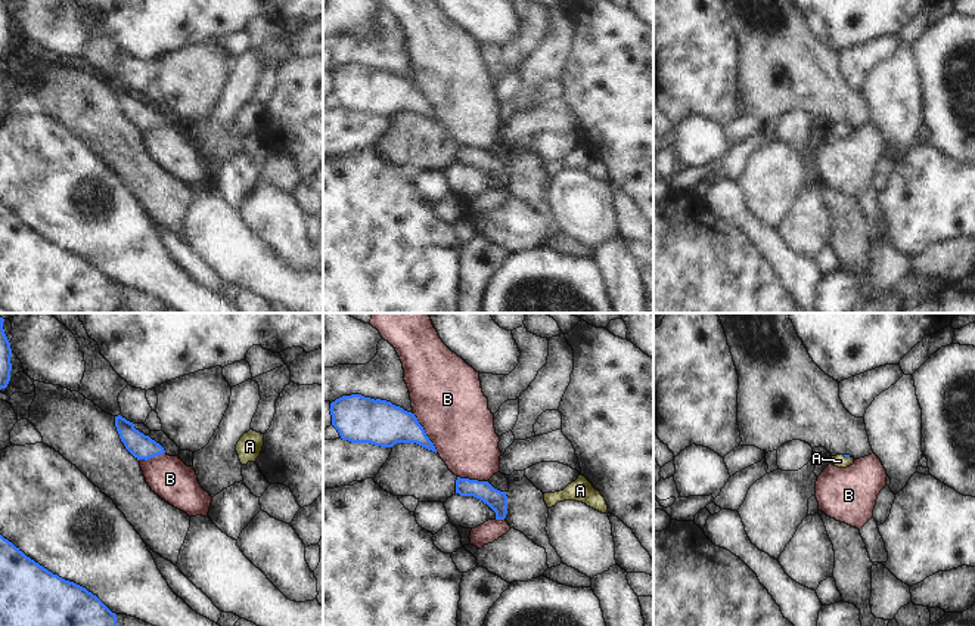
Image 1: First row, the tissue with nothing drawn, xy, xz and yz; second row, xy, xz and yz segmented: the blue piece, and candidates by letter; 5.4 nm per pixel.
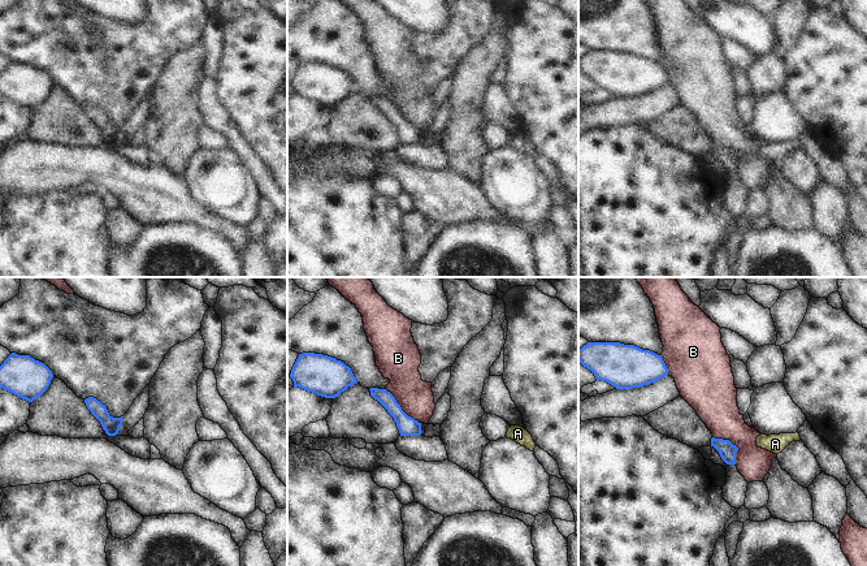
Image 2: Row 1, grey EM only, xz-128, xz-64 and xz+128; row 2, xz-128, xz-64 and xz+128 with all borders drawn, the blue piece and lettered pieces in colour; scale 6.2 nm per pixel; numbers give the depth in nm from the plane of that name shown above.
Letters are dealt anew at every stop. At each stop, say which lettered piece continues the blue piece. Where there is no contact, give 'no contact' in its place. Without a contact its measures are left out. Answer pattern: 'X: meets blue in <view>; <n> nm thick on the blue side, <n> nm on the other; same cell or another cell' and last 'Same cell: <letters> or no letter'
A: meets blue in yz; 20 nm thick on the blue side, 70 nm on the other; same cell
B: meets blue in xz; 240 nm thick on the blue side, 380 nm on the other; another cell
Same cell: A

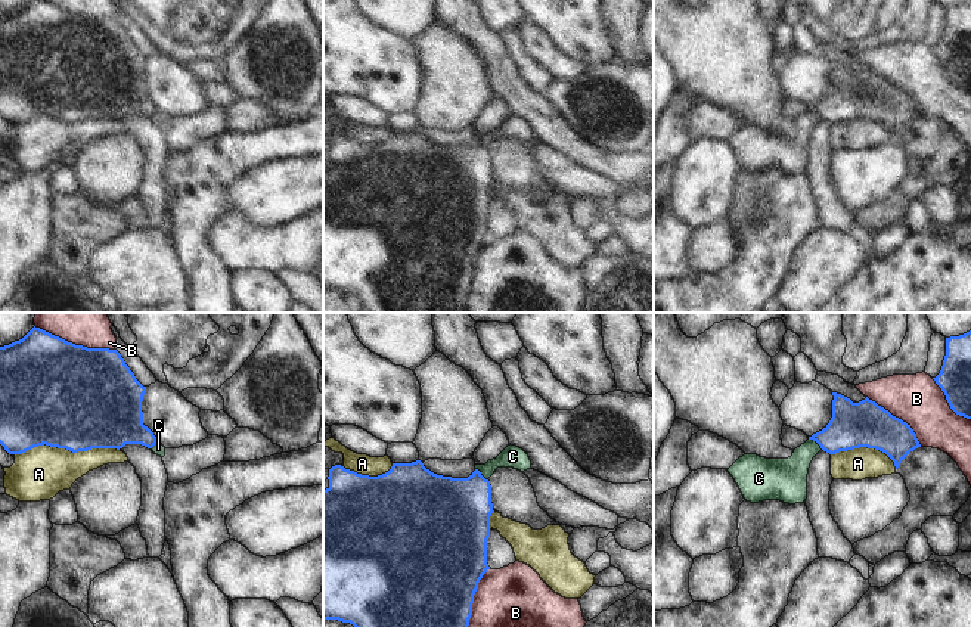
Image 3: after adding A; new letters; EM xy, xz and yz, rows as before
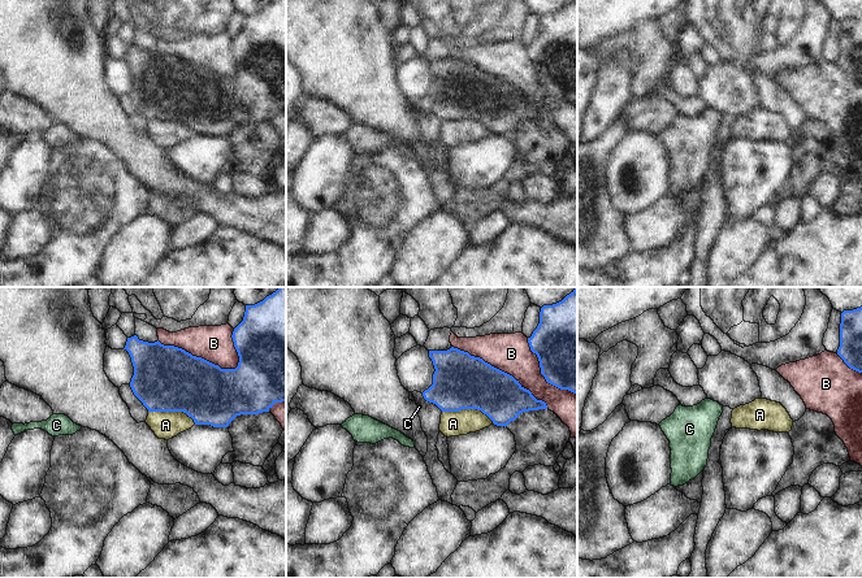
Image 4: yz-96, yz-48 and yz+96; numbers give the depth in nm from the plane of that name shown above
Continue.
A: meets blue in xy; 500 nm thick on the blue side, 280 nm on the other; another cell
B: meets blue in xz; 500 nm thick on the blue side, 480 nm on the other; another cell
C: meets blue in yz; 240 nm thick on the blue side, 200 nm on the other; another cell
Same cell: no letter

